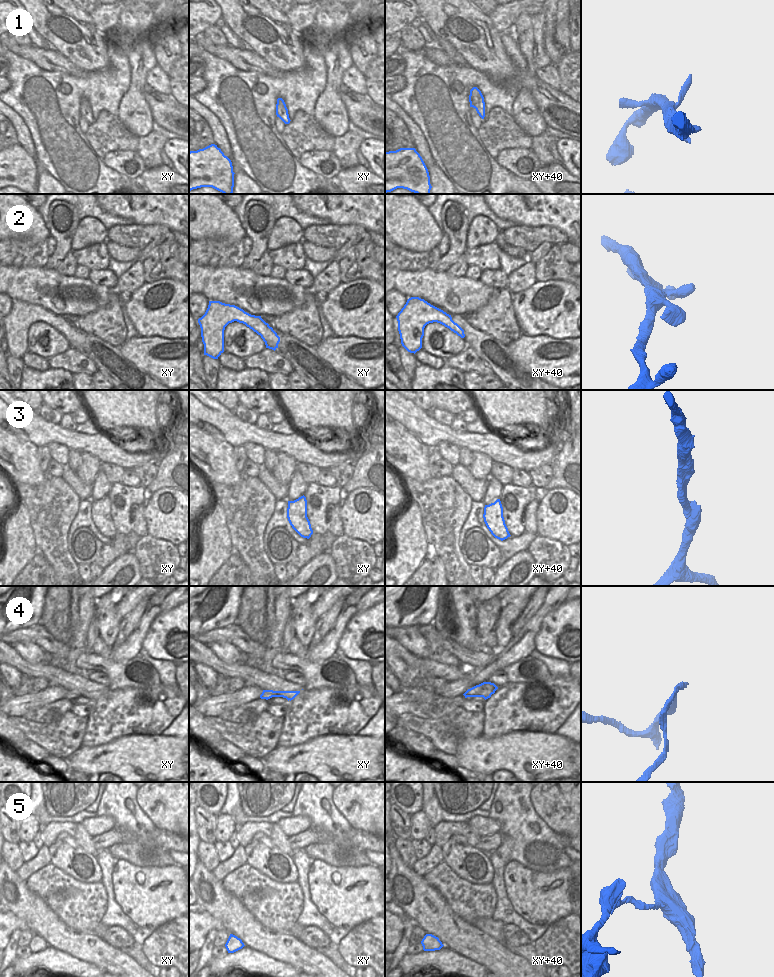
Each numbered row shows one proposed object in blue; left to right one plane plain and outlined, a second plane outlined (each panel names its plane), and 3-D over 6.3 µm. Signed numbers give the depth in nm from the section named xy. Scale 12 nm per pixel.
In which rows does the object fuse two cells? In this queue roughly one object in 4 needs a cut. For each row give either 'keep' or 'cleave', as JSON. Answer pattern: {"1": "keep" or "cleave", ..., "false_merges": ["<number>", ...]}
{"1": "keep", "2": "keep", "3": "keep", "4": "cleave", "5": "keep", "false_merges": ["4"]}

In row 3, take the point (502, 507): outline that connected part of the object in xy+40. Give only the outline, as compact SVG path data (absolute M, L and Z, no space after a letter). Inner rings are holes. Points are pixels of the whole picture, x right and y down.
M500 499L485 505L483 518L487 528L495 538L503 541L511 536L505 524Z

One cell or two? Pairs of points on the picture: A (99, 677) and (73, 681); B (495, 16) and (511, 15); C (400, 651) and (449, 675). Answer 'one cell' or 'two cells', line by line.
A: two cells
B: one cell
C: one cell

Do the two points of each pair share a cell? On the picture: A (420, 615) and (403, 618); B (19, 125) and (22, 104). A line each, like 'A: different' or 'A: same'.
A: same
B: different

